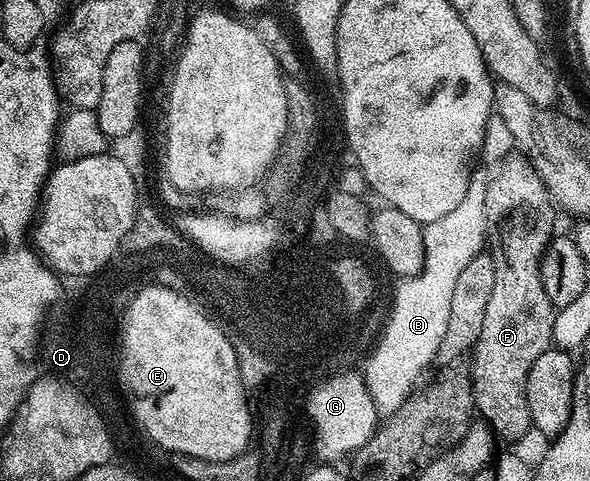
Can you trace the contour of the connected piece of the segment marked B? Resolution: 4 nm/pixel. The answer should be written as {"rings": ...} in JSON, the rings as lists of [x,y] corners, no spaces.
{"rings":[[[469,187],[466,198],[450,214],[432,224],[423,225],[424,229],[424,269],[416,276],[409,276],[396,292],[396,301],[392,304],[392,317],[384,328],[384,337],[376,344],[368,365],[362,368],[364,384],[368,388],[374,406],[385,414],[399,413],[401,406],[413,395],[417,387],[416,379],[428,368],[432,359],[440,356],[440,347],[446,334],[446,326],[450,322],[450,302],[454,298],[454,286],[458,282],[458,274],[466,270],[466,266],[476,256],[481,255],[484,244],[484,219],[490,216],[490,209],[483,187]]]}

